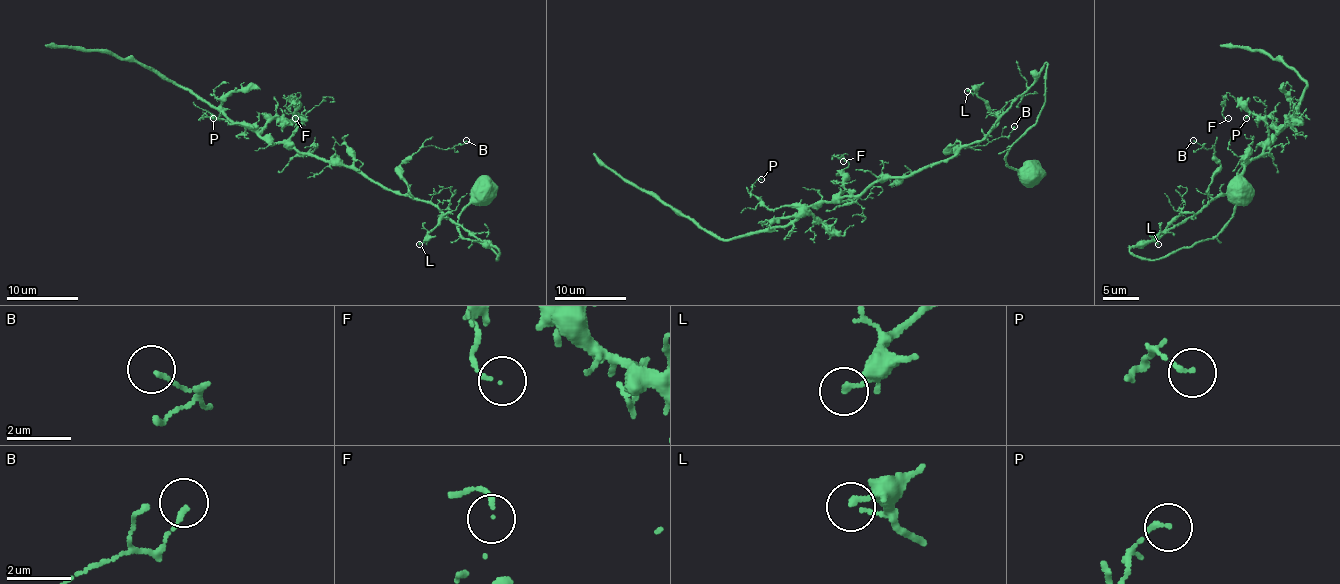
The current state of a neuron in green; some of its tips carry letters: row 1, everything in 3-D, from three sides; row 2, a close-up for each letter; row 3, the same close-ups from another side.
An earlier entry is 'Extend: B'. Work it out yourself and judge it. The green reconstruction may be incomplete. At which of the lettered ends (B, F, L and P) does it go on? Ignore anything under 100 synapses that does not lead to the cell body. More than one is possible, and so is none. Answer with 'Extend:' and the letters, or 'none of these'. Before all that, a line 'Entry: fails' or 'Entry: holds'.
Entry: fails
Extend: none of these

